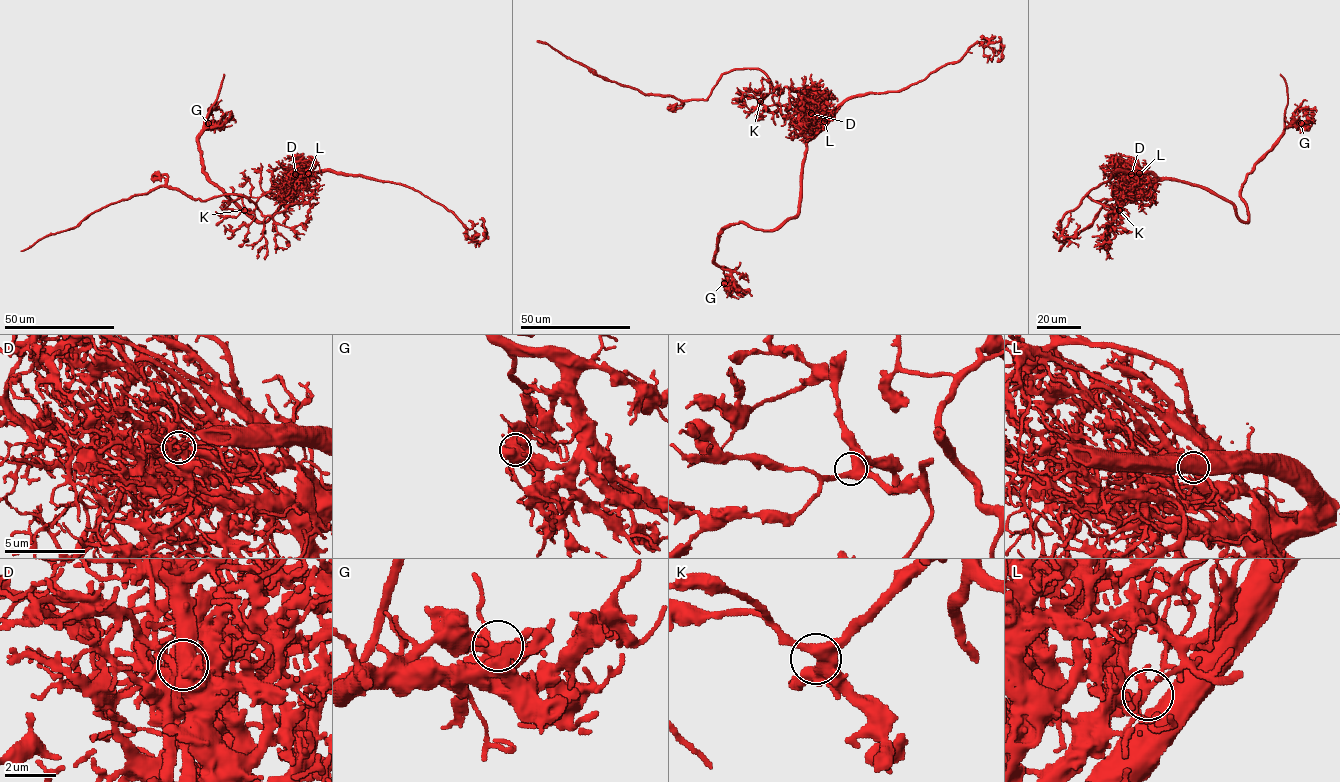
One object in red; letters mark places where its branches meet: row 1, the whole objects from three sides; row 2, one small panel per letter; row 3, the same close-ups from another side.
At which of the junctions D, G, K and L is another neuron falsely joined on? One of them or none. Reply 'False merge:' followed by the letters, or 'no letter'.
False merge: D

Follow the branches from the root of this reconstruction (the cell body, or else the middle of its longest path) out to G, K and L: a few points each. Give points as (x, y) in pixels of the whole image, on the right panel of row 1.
G: (1129, 187), (1164, 179), (1198, 184), (1226, 198), (1247, 221), (1241, 184), (1283, 131), (1302, 127), (1301, 123)
K: (1129, 187), (1113, 206), (1104, 207), (1113, 213), (1119, 210)
L: (1129, 187), (1127, 179), (1139, 173)

